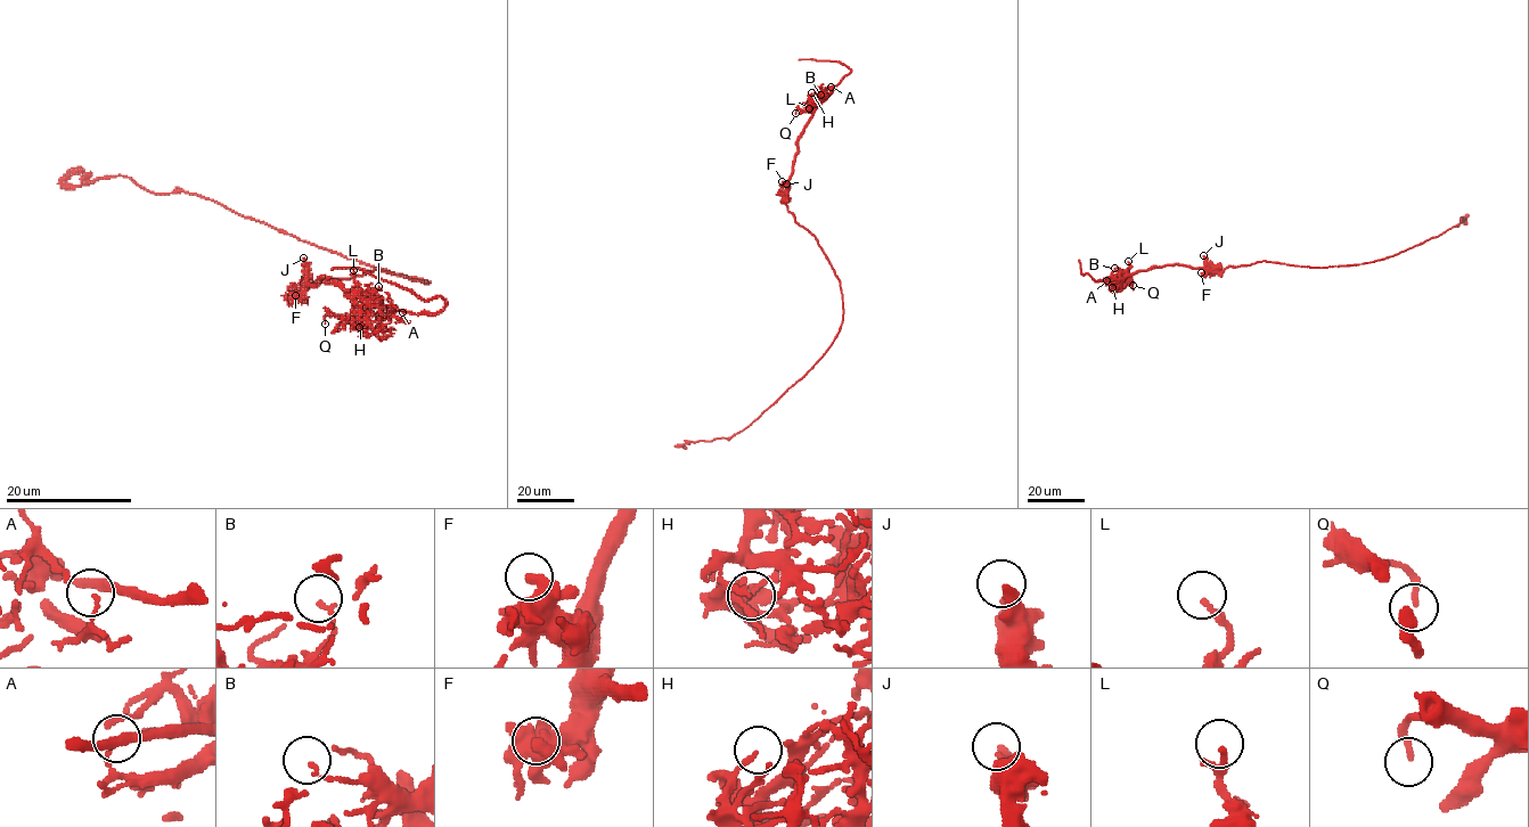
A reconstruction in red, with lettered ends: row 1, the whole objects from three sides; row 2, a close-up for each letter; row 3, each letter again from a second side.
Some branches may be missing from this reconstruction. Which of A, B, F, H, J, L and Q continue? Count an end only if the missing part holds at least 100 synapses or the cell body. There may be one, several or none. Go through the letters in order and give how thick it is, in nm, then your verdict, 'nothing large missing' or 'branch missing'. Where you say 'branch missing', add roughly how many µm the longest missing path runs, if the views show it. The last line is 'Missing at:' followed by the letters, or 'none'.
A: 70 nm | nothing large missing
B: 70 nm | nothing large missing
F: 400 nm | nothing large missing
H: 180 nm | nothing large missing
J: 320 nm | nothing large missing
L: 140 nm | nothing large missing
Q: 180 nm | nothing large missing
Missing at: none

